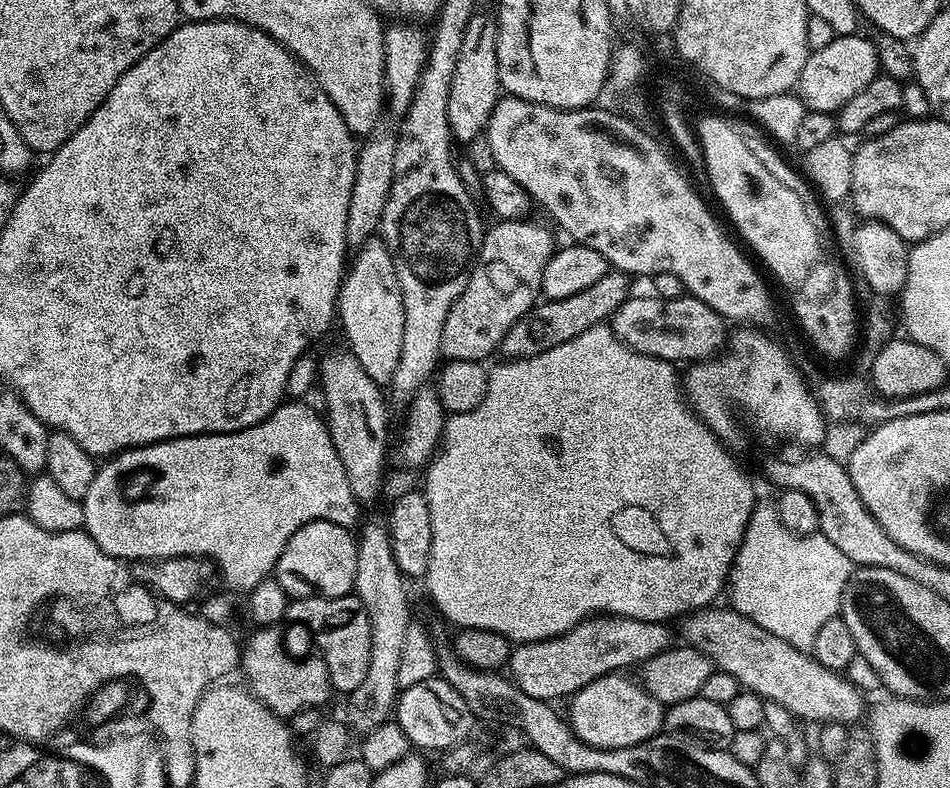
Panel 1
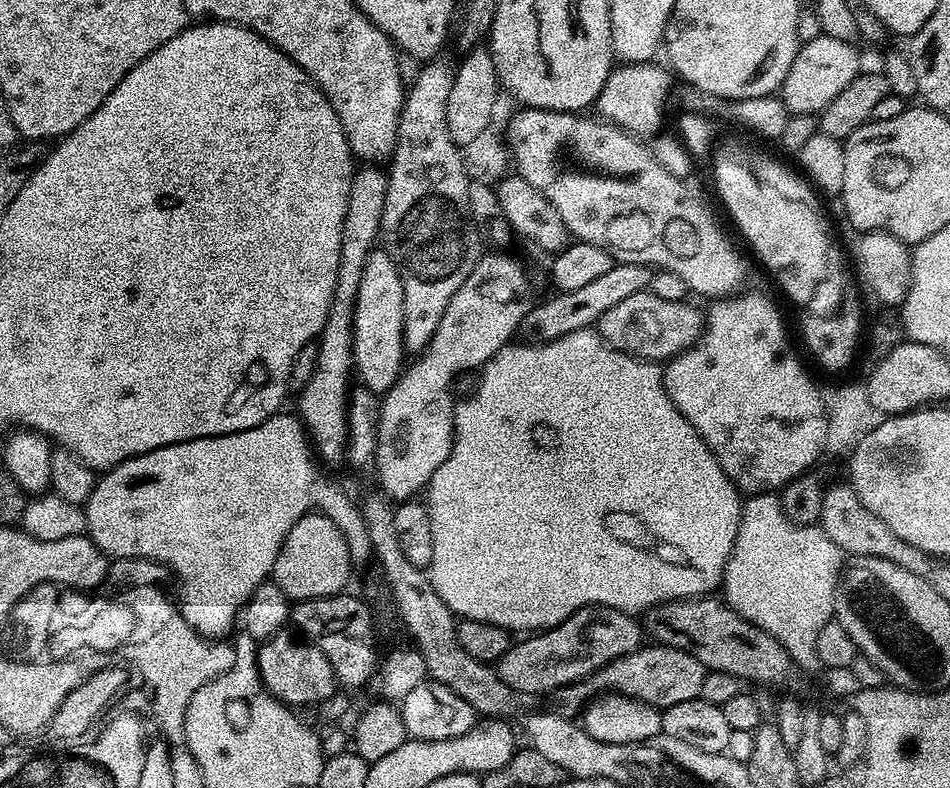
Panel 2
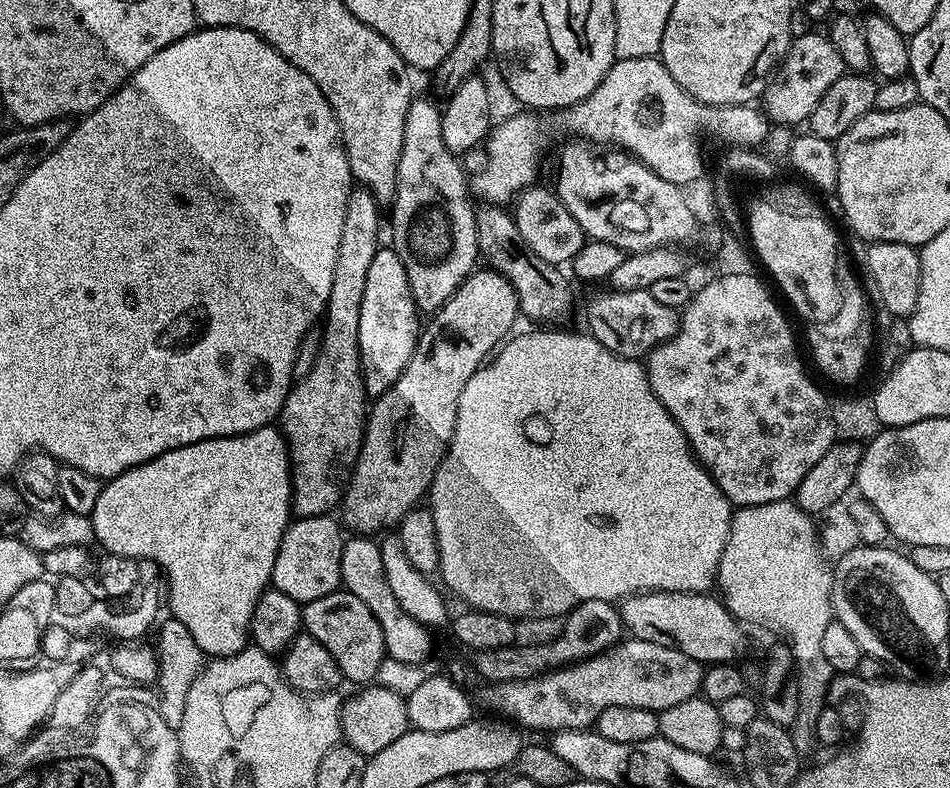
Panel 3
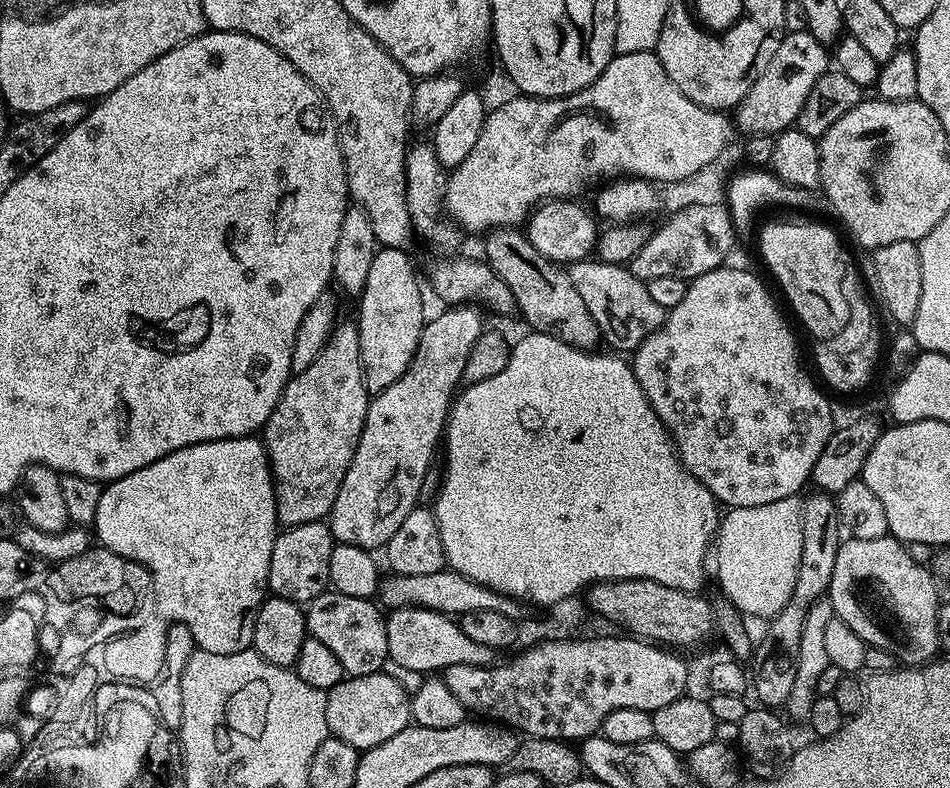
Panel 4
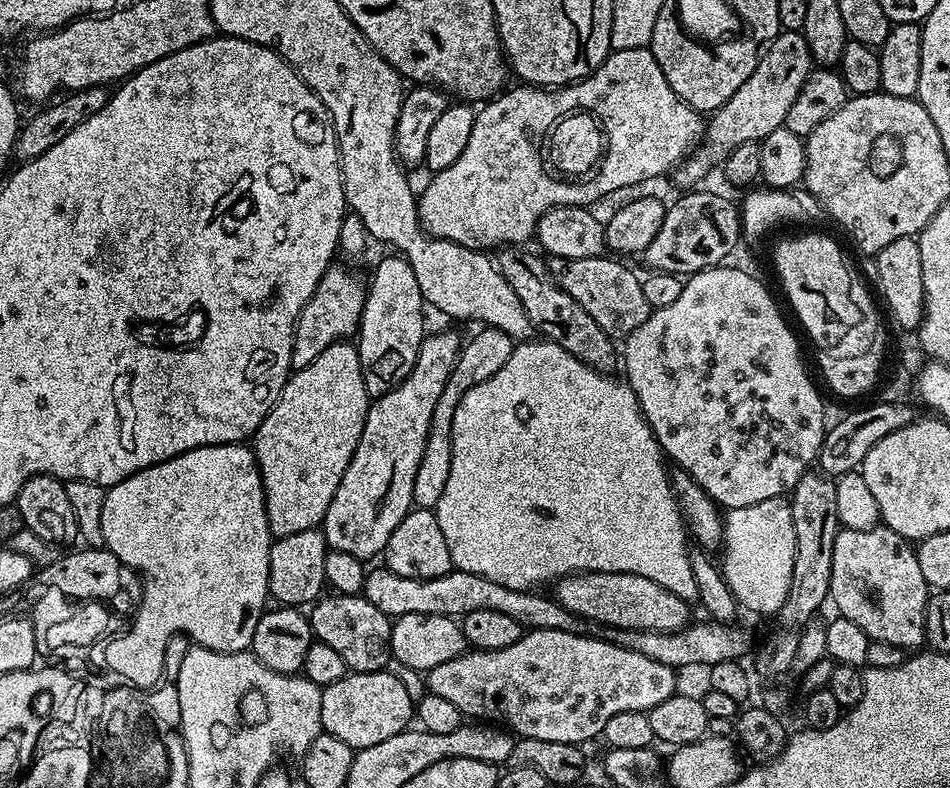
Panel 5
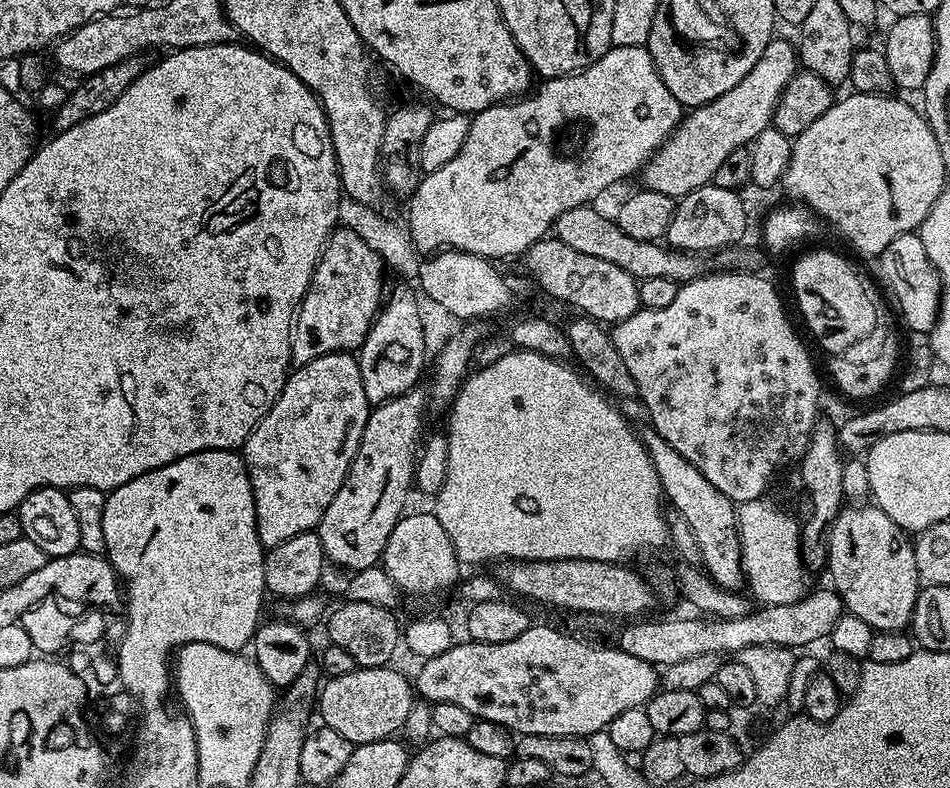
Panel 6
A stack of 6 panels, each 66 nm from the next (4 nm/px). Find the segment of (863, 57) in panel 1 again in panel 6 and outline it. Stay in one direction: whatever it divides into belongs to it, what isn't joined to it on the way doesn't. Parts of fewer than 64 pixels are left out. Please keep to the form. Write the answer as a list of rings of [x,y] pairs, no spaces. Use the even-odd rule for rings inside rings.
[[[773,38],[758,62],[751,64],[744,72],[738,86],[726,90],[722,98],[714,98],[714,102],[691,109],[681,119],[680,125],[669,134],[668,141],[644,164],[643,187],[679,198],[698,190],[703,184],[712,183],[718,166],[734,150],[747,148],[754,138],[758,138],[758,134],[762,134],[762,130],[772,127],[772,115],[778,106],[778,98],[782,98],[797,70],[798,52],[793,41],[791,44],[788,40]]]

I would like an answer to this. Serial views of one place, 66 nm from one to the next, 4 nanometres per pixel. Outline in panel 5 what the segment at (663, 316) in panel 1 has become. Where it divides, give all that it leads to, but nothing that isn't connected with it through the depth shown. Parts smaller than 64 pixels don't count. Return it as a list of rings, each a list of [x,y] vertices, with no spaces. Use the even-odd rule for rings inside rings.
[[[601,254],[573,260],[553,256],[547,265],[551,279],[563,292],[570,294],[570,298],[574,298],[574,302],[578,302],[578,306],[582,306],[582,310],[586,310],[586,314],[590,314],[590,318],[594,318],[594,322],[598,322],[608,336],[627,338],[638,326],[642,326],[642,322],[646,322],[652,308],[646,302],[646,294],[642,294],[641,277],[635,276],[626,265],[619,262],[624,263]]]

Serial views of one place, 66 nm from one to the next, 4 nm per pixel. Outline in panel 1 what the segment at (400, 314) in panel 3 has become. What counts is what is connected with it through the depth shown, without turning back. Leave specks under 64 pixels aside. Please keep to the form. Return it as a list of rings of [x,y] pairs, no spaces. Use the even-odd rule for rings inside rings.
[[[383,239],[364,241],[359,251],[351,257],[344,282],[340,285],[338,324],[344,327],[347,347],[354,358],[362,362],[362,370],[366,370],[376,384],[387,385],[398,366],[398,354],[402,354],[404,303],[392,255],[388,253]]]

